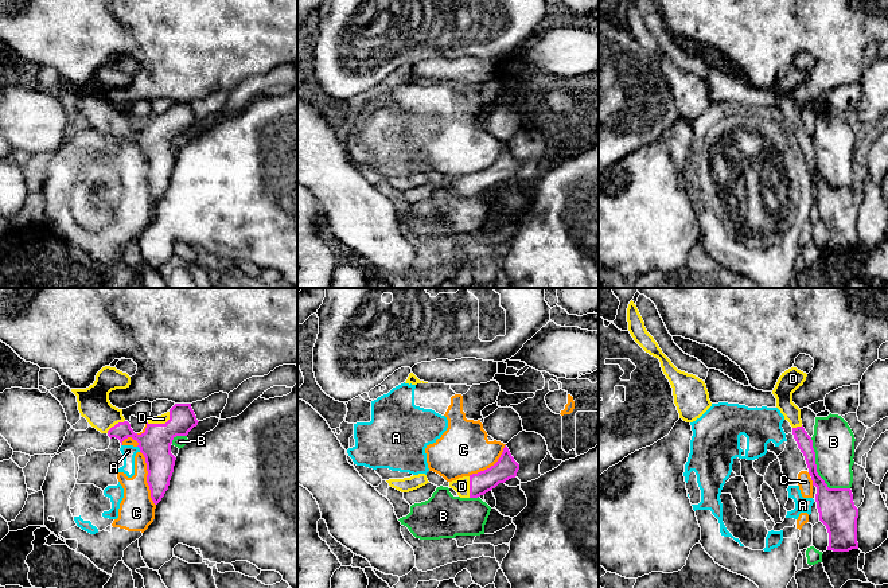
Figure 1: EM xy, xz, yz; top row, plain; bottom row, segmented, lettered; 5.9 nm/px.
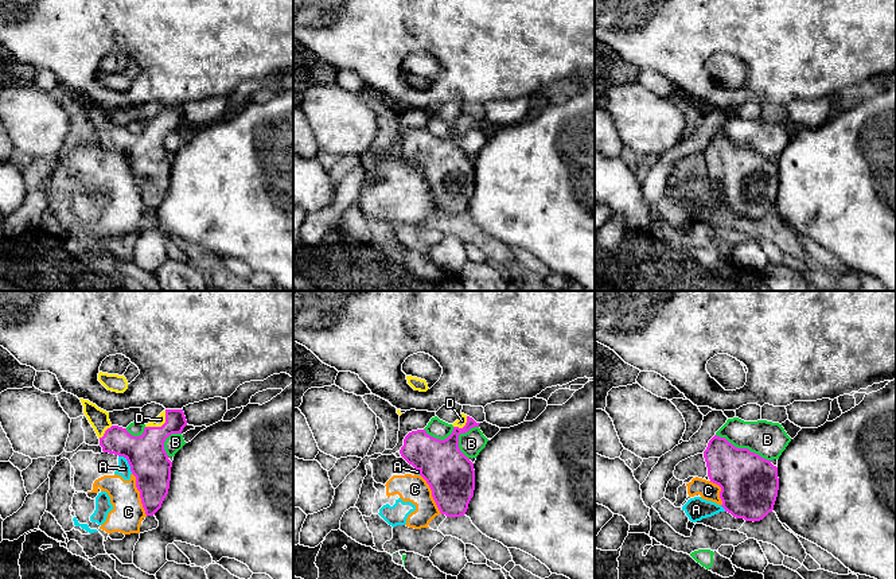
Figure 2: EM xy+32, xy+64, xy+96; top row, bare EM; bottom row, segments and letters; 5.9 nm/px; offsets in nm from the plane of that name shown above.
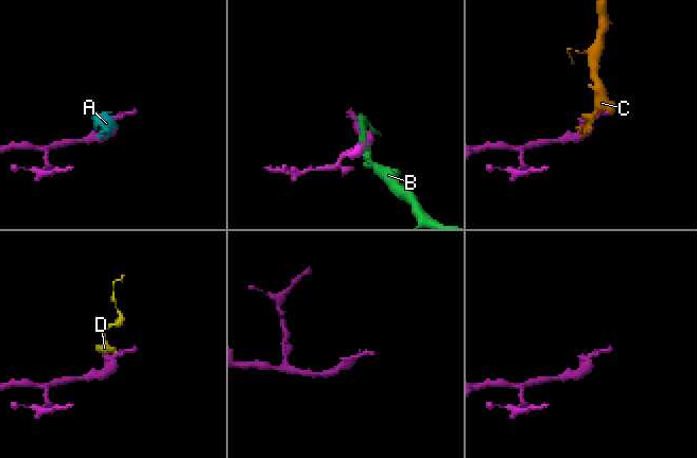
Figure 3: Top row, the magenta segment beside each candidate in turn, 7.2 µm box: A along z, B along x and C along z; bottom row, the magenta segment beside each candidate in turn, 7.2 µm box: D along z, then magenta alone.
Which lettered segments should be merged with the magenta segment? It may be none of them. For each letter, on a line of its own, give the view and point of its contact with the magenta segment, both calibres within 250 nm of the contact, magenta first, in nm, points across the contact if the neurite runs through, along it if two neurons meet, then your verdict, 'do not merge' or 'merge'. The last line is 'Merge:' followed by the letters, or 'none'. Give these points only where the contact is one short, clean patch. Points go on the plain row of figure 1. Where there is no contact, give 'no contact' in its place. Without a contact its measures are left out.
A: contact xy (139, 145); calibres 190 and 80 nm; do not merge
B: contact yz (817, 171); calibres 220 and 260 nm; do not merge
C: contact xy (147, 176); calibres 190 and 220 nm; do not merge
D: contact xy (160, 123); calibres 190 and 60 nm; merge
Merge: D

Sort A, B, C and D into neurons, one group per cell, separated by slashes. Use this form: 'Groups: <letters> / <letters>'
Groups: A C / B / D

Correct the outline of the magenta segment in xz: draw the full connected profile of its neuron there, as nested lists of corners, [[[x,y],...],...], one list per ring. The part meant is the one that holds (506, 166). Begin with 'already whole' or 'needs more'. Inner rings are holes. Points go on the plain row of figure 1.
needs more | [[[505,144],[503,151],[498,160],[490,167],[463,175],[449,180],[460,196],[478,196],[495,187],[499,182],[515,176],[519,163],[511,155],[509,147]]]

